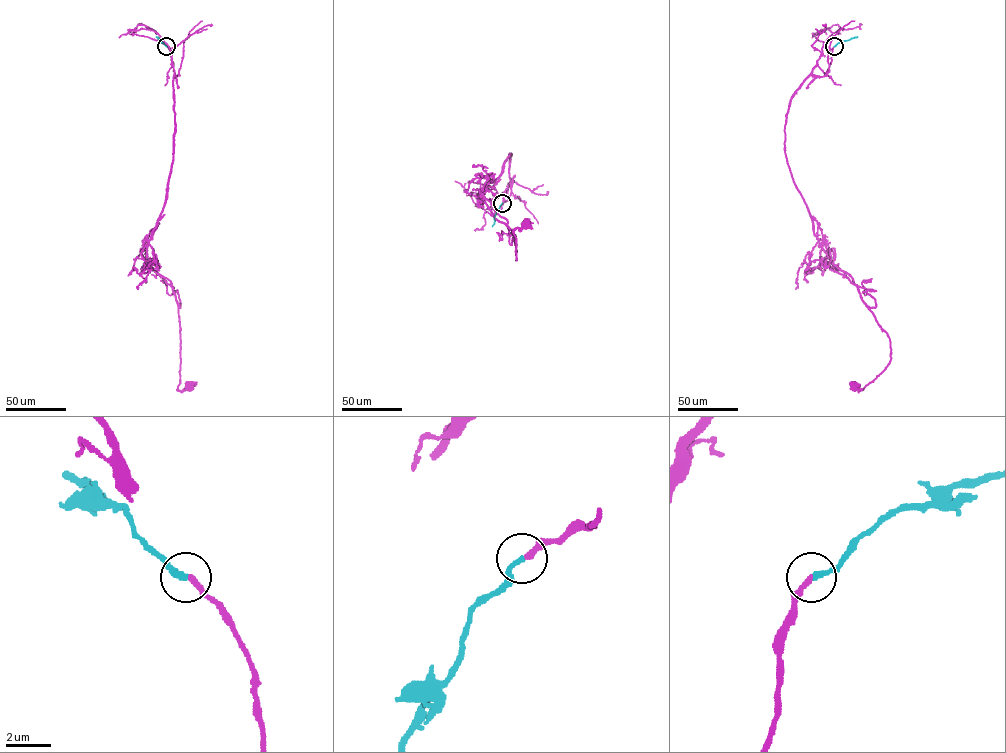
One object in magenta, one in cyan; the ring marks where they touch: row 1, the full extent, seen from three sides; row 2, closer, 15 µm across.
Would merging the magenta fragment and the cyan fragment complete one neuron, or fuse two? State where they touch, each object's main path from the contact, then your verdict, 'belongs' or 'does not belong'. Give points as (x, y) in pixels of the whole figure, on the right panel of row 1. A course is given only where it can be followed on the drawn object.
place (834, 46); course magenta (834, 46), (826, 74), (809, 75), (789, 103), (785, 154), (819, 244), (889, 338), (889, 363), (854, 385); course cyan (834, 46), (857, 36); belongs

